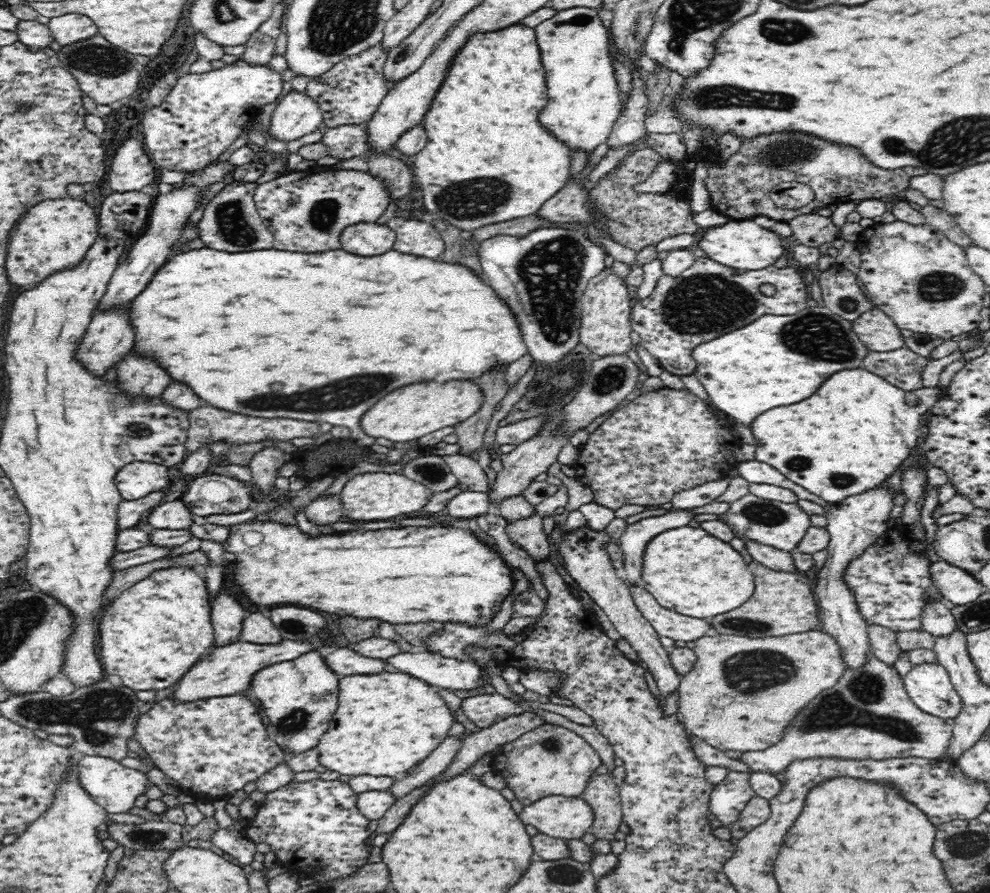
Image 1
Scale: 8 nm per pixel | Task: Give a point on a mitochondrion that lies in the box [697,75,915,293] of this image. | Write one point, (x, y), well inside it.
(790, 151)

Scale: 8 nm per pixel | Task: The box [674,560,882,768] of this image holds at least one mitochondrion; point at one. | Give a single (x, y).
(750, 671)

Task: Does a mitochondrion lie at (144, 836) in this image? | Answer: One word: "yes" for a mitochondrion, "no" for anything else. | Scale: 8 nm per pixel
yes

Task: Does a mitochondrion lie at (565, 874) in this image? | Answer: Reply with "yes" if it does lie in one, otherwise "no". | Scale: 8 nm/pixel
yes

